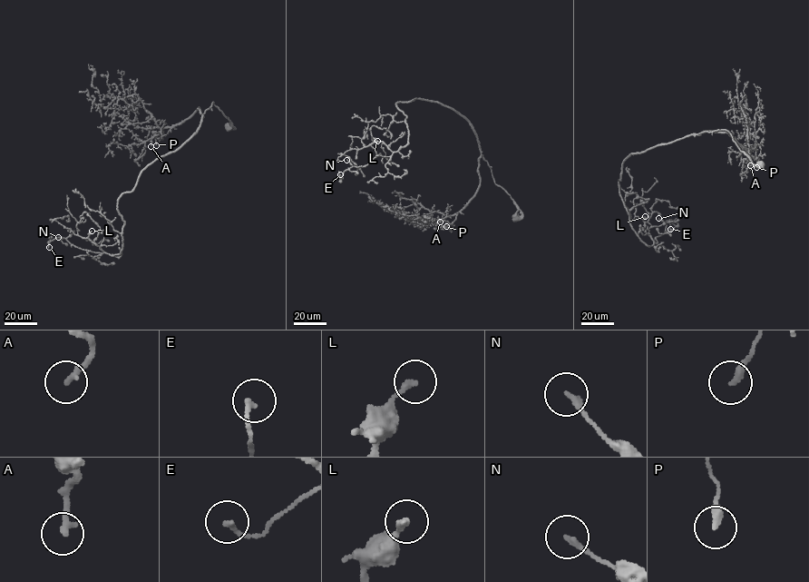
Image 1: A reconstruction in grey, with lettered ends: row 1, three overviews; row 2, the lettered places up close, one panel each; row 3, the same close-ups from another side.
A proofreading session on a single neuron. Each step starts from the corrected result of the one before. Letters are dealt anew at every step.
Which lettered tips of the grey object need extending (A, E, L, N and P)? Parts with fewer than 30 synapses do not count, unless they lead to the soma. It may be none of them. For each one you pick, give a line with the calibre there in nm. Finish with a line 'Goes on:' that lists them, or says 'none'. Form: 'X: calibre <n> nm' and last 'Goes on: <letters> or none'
A: calibre 240 nm
Goes on: A

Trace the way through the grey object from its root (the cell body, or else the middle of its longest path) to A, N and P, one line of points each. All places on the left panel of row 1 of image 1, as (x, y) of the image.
A: (229, 128), (231, 122), (213, 102), (204, 113), (199, 107), (180, 123), (163, 128), (151, 139), (151, 146)
N: (229, 128), (213, 102), (196, 133), (121, 195), (119, 254), (58, 237)
P: (229, 128), (231, 122), (213, 102), (204, 113), (199, 107), (165, 135), (156, 137), (156, 145)

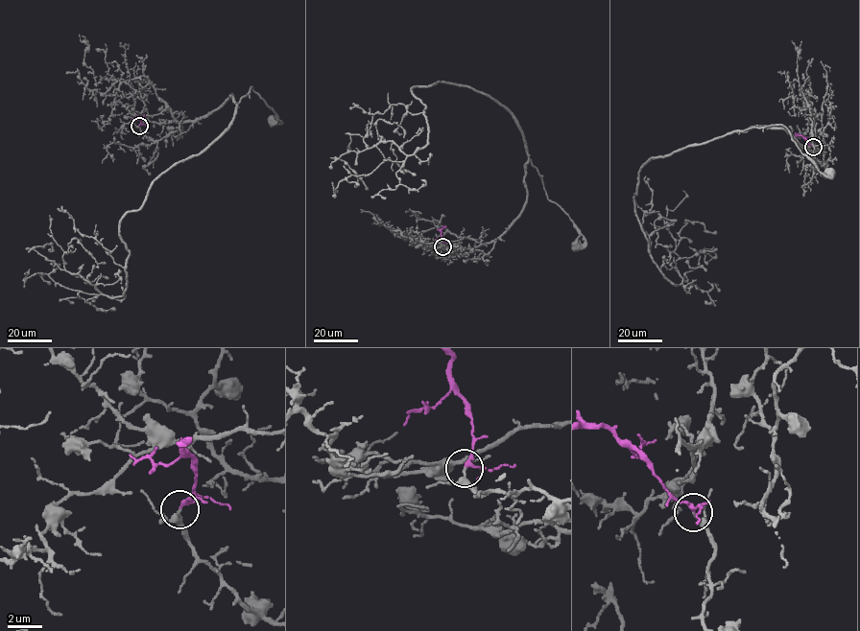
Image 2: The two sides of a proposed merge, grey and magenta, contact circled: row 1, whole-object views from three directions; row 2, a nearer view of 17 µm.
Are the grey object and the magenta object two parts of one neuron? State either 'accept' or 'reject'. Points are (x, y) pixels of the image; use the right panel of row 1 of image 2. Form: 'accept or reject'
accept

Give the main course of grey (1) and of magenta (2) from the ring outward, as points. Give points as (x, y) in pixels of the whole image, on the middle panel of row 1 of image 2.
1: (442, 246), (475, 247), (505, 233), (527, 198), (524, 176), (529, 159), (549, 199), (578, 229), (577, 245)
2: (442, 246), (441, 230), (444, 225)

